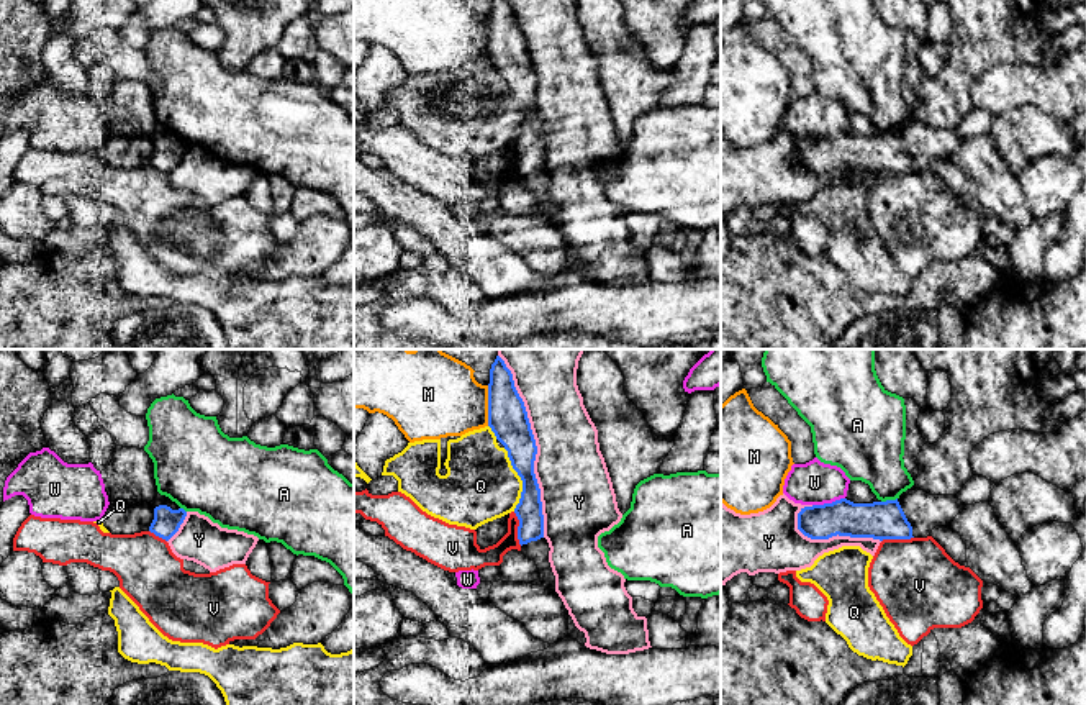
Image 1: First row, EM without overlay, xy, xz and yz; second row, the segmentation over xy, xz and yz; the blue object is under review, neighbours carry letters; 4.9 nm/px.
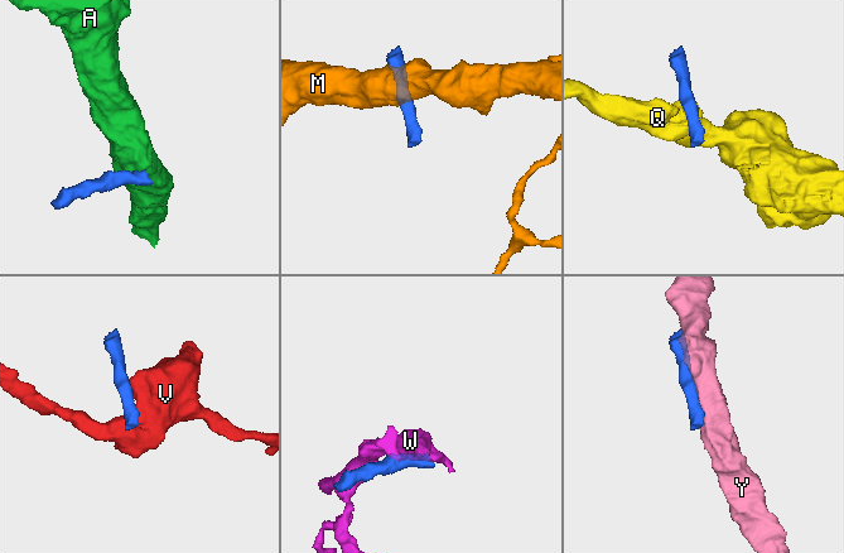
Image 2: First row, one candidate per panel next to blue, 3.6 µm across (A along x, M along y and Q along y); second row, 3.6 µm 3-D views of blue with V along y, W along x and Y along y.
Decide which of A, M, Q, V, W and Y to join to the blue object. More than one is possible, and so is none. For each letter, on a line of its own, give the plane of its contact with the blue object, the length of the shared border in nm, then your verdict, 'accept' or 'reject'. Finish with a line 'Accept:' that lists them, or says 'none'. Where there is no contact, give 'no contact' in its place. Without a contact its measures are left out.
A: meets blue in yz; contact 80 nm long; reject
M: meets blue in xz; contact 200 nm long; reject
Q: meets blue in xz; contact 320 nm long; reject
V: meets blue in xz; contact 170 nm long; reject
W: meets blue in yz; contact 170 nm long; reject
Y: meets blue in xz; contact 900 nm long; reject
Accept: none

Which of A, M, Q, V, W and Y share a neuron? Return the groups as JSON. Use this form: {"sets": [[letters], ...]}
{"sets": [["A"], ["M"], ["Q"], ["V"], ["W"], ["Y"]]}

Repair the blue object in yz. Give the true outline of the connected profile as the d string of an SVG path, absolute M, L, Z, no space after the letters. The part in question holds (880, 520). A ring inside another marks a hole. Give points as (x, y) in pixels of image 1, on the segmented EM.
M914 485L896 500L853 503L847 498L804 507L798 530L811 539L832 536L911 539L927 538L935 526L950 526L965 507L957 495L930 495Z

